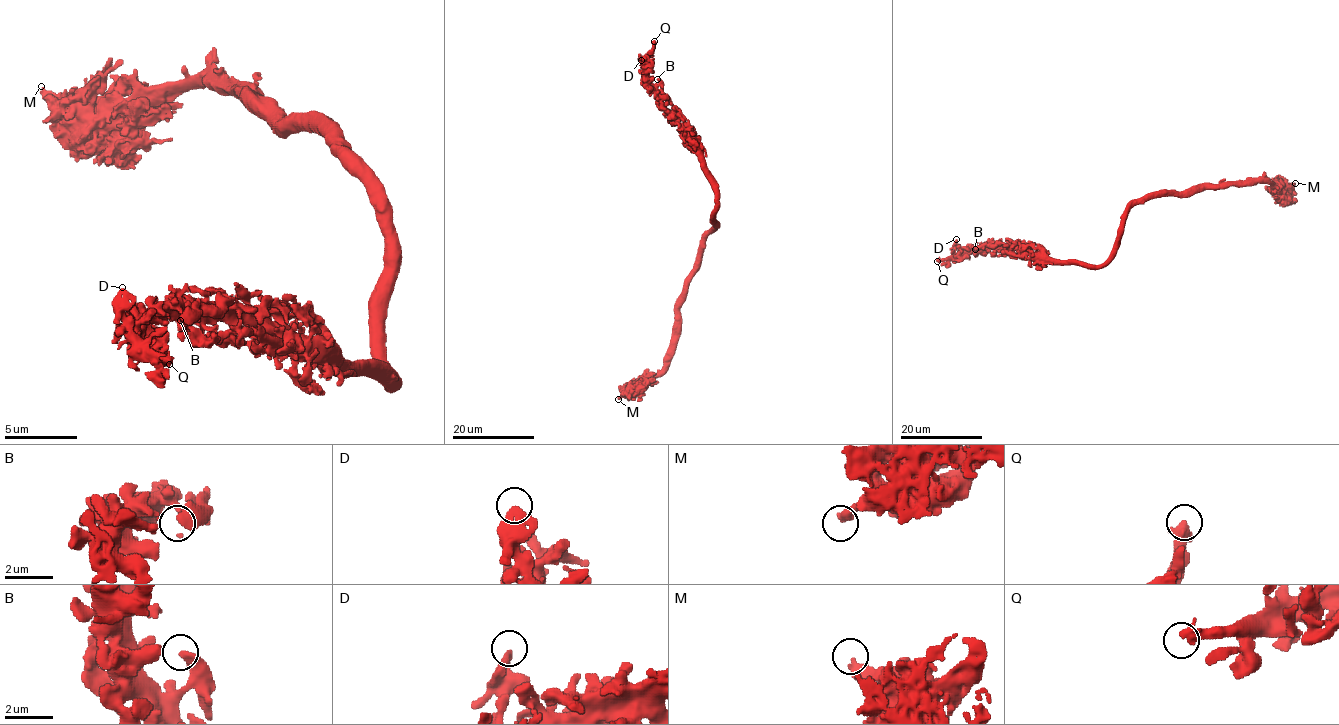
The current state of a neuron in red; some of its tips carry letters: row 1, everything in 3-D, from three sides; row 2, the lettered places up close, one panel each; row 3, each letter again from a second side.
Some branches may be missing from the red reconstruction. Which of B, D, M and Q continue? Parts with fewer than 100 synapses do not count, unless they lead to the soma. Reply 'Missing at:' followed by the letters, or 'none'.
Missing at: Q

